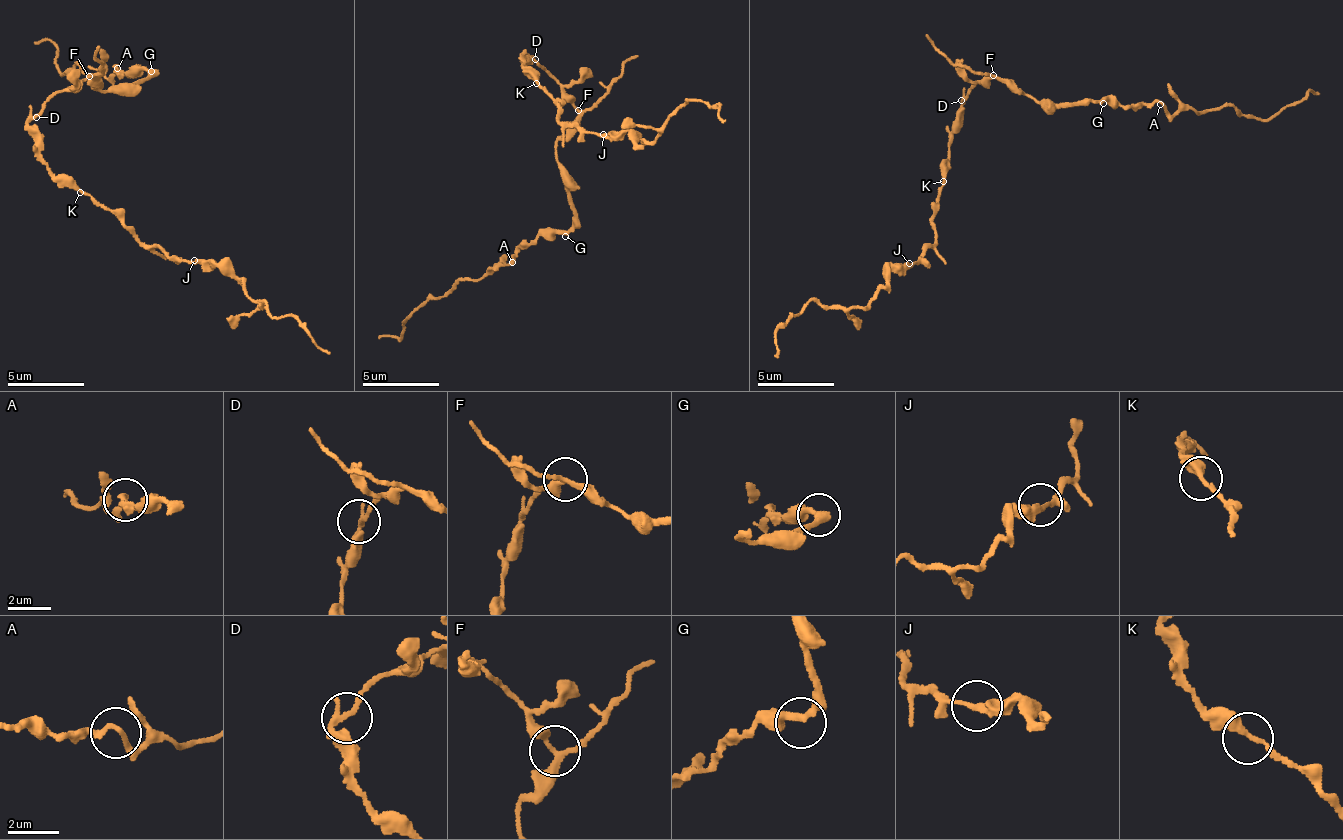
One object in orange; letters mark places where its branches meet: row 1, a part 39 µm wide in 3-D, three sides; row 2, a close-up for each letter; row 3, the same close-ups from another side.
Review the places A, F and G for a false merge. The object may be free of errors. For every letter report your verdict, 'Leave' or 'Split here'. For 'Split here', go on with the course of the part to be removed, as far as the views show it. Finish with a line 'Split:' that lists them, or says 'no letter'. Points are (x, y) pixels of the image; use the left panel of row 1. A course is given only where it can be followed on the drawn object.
A: Leave
F: Split here. Course of the part to remove: (87, 77), (33, 121), (45, 165), (143, 243), (214, 262), (330, 353)
G: Leave
Split: F

